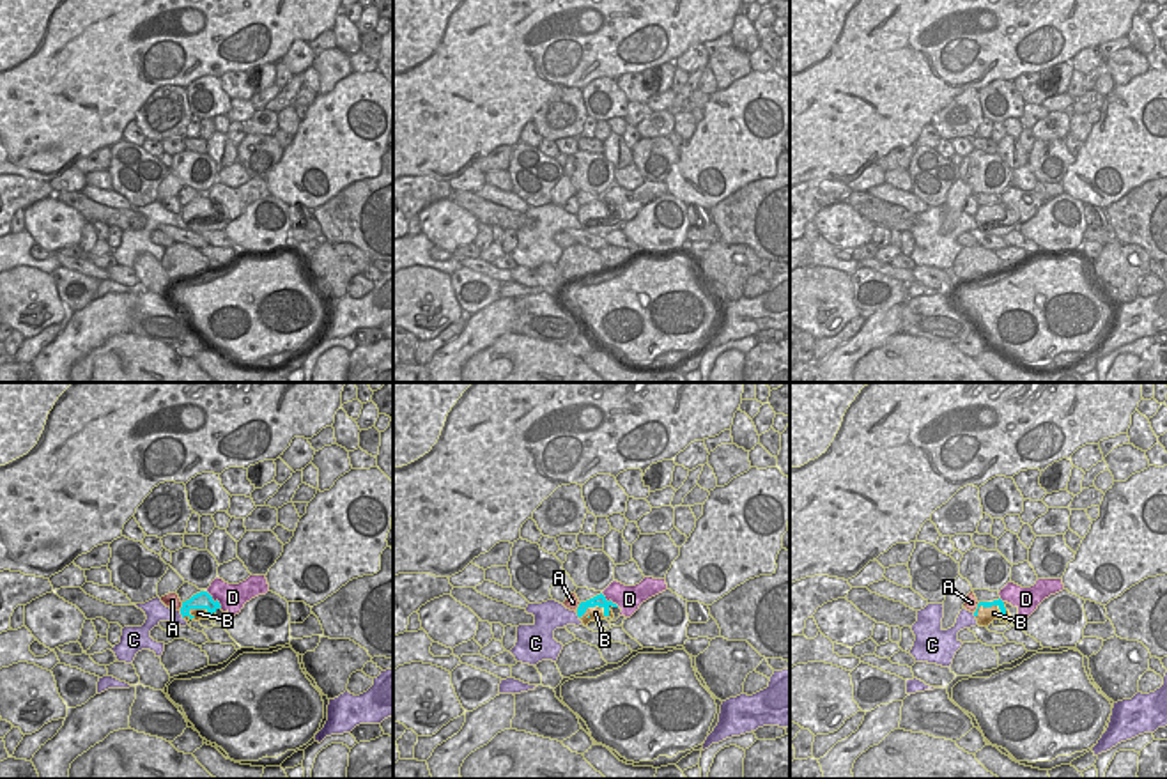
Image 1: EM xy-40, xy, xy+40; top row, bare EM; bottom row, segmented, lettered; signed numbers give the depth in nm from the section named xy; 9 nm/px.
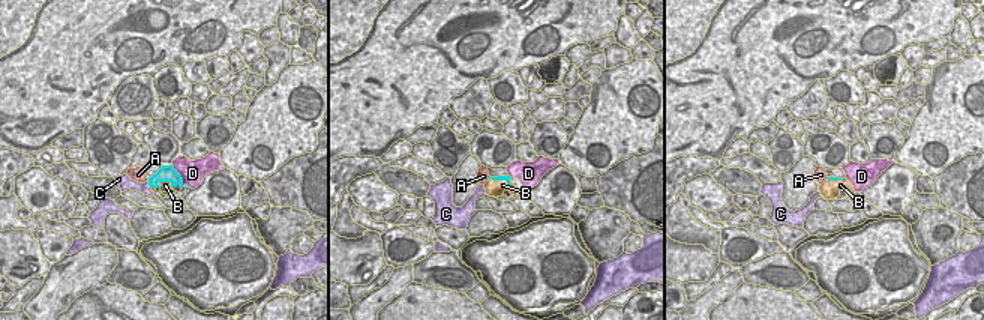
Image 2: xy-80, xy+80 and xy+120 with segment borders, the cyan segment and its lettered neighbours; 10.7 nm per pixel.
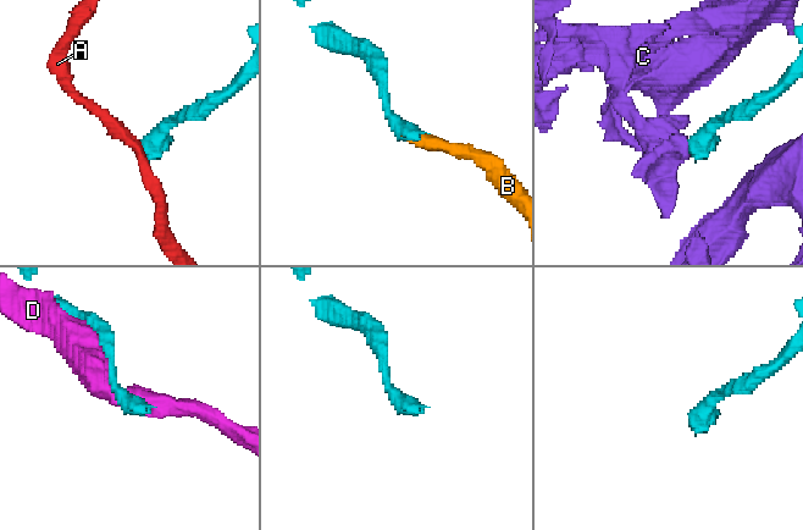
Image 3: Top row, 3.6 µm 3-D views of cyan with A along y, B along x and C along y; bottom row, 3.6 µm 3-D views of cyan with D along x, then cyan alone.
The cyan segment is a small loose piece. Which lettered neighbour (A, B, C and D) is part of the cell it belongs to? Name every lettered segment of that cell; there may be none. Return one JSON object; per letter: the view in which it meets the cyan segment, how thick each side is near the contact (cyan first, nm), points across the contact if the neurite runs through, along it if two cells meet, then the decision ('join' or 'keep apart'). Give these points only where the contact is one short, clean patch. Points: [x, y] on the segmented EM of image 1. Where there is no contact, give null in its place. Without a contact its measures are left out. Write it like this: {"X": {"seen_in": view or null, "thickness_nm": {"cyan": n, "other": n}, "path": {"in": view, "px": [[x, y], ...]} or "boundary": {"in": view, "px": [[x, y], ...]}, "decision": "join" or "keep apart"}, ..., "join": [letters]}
{"A": {"seen_in": "xy+40", "thickness_nm": {"cyan": 70, "other": 130}, "boundary": {"in": "xy+40", "px": [[980, 602], [974, 613]]}, "decision": "keep apart"}, "B": {"seen_in": "xy+40", "thickness_nm": {"cyan": 70, "other": 160}, "path": {"in": "xy+40", "px": [[999, 602], [994, 604], [985, 615]]}, "decision": "join"}, "C": {"seen_in": "xy-40", "thickness_nm": {"cyan": 160, "other": 200}, "boundary": {"in": "xy-40", "px": [[179, 611], [183, 618]]}, "decision": "keep apart"}, "D": {"seen_in": "xy-40", "thickness_nm": {"cyan": 160, "other": 260}, "decision": "keep apart"}, "join": ["B"]}

